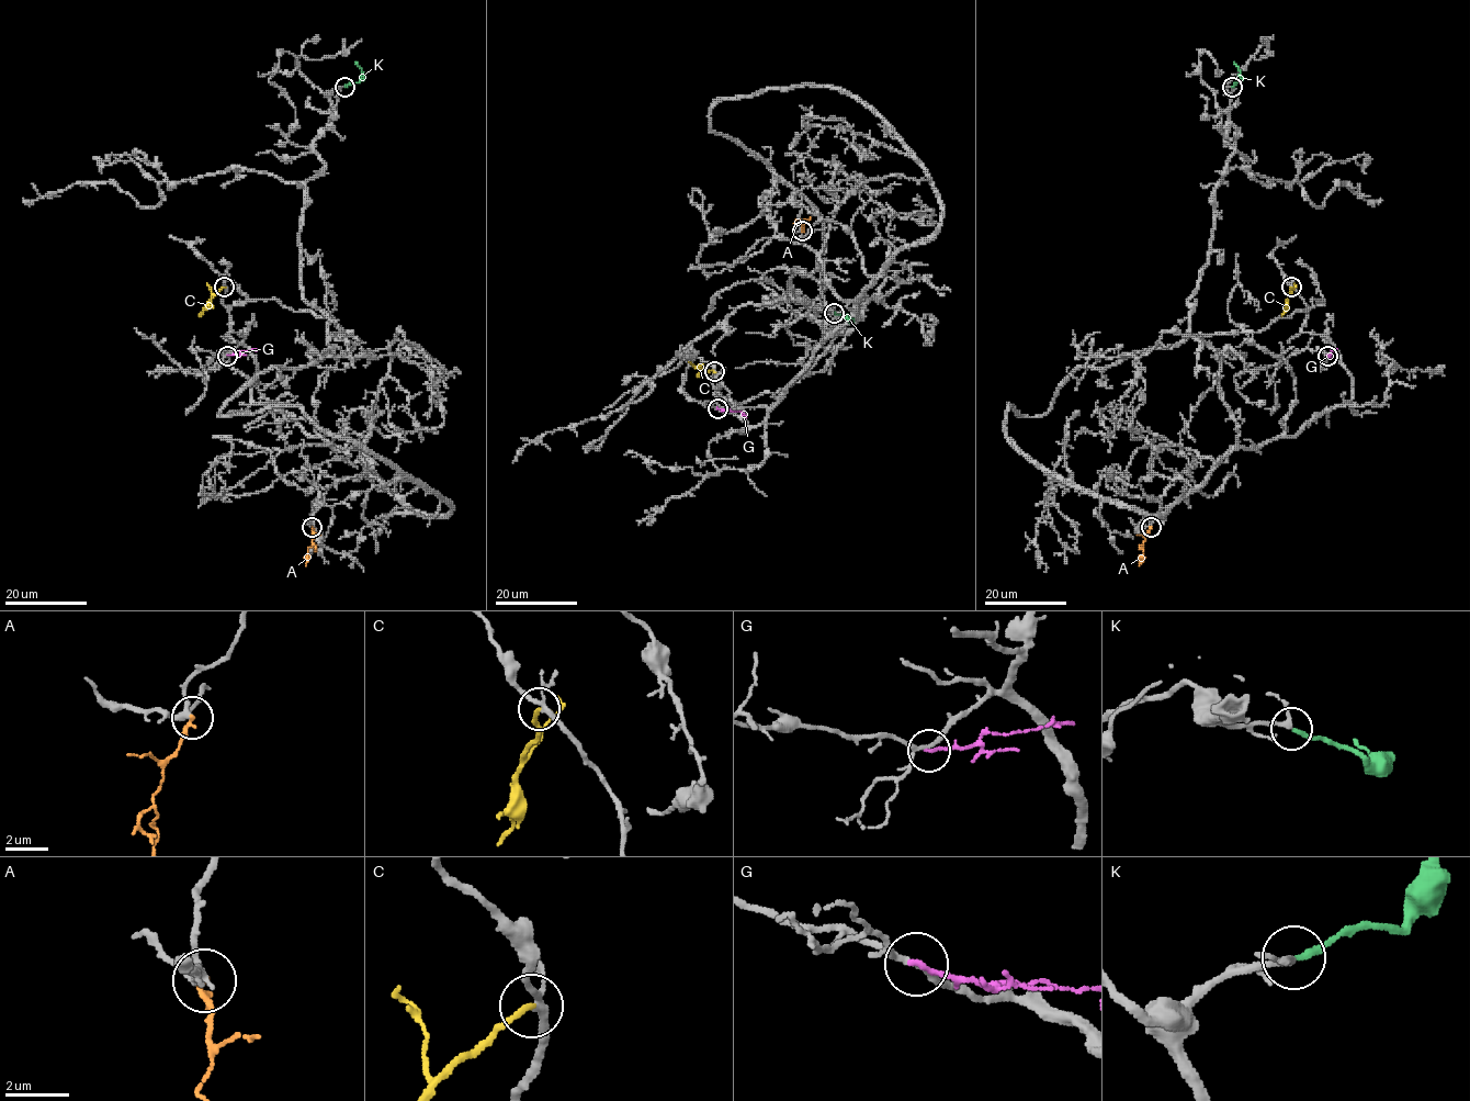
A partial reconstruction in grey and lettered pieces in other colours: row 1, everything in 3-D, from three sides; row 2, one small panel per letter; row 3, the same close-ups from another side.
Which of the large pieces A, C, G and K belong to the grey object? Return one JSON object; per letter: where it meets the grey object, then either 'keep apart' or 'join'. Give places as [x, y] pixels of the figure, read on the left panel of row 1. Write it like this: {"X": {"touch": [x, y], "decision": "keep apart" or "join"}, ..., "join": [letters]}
{"A": {"touch": [312, 527], "decision": "keep apart"}, "C": {"touch": [224, 287], "decision": "join"}, "G": {"touch": [227, 356], "decision": "keep apart"}, "K": {"touch": [345, 87], "decision": "join"}, "join": ["C", "K"]}

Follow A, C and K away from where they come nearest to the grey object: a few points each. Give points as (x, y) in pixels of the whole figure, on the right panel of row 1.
A: (1151, 527), (1142, 542), (1139, 566)
C: (1291, 287), (1287, 307), (1280, 315)
K: (1232, 86), (1239, 80), (1240, 69), (1234, 63)

